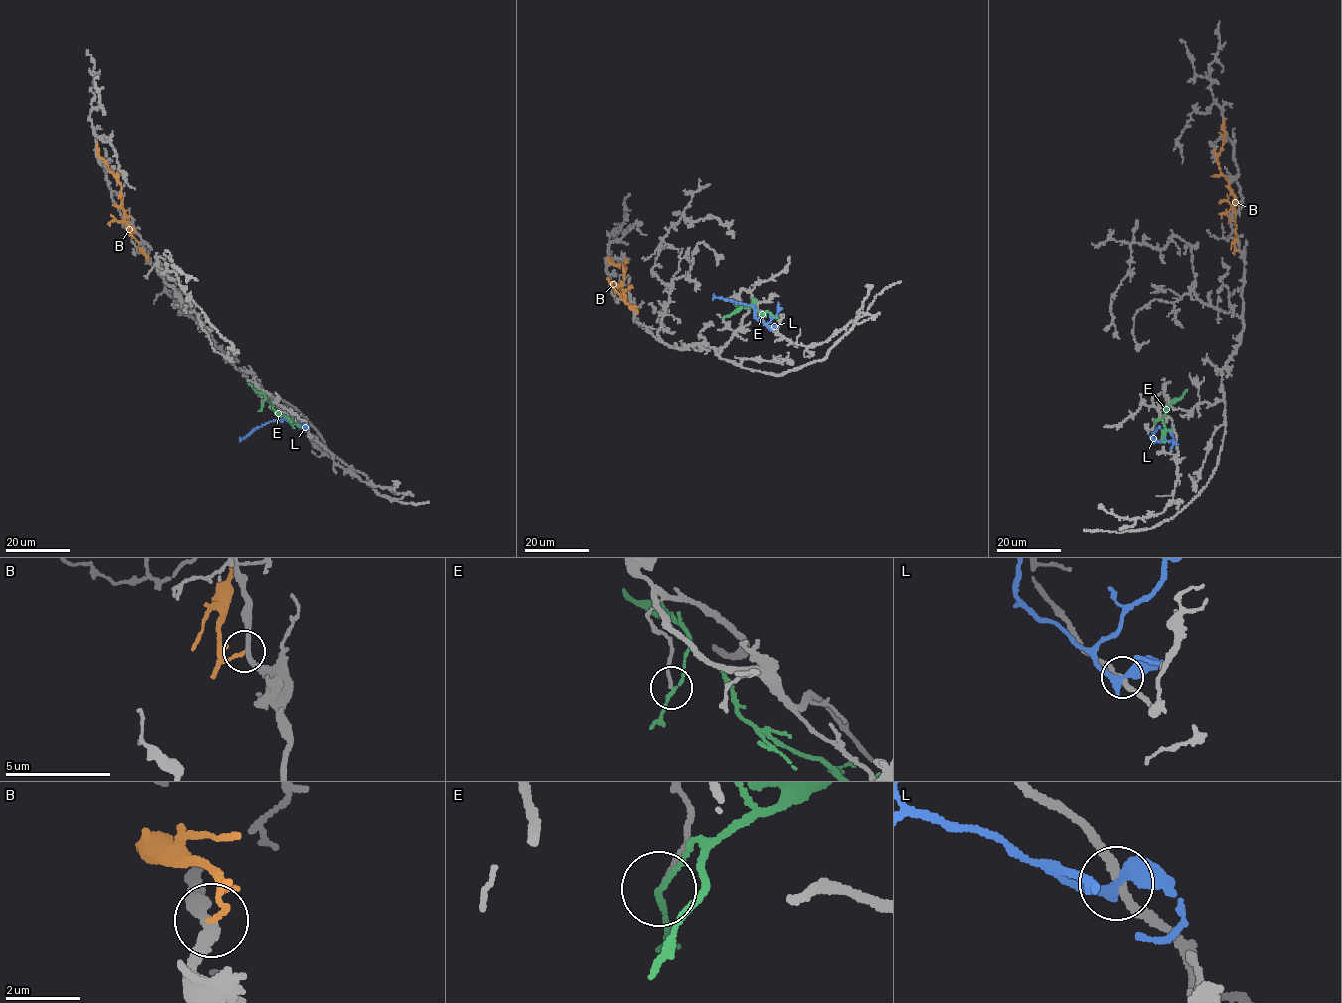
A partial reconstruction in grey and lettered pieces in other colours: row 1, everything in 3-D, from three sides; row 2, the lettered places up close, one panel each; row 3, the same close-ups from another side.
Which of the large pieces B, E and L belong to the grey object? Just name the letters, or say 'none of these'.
none of these

